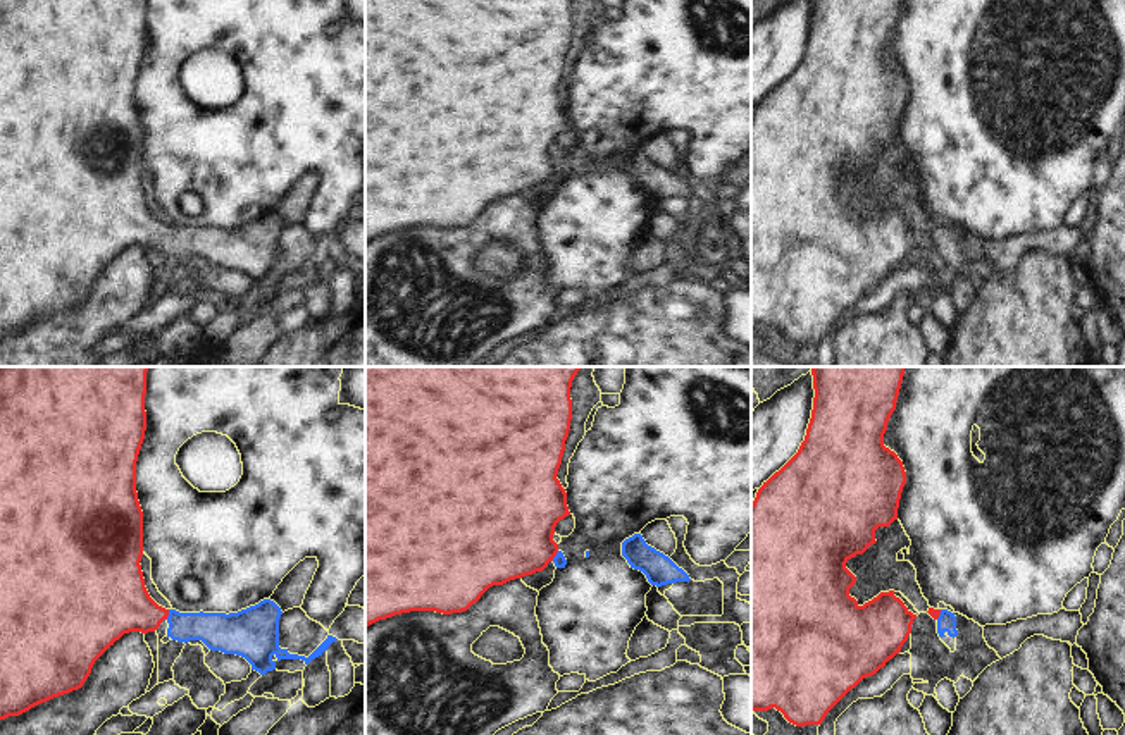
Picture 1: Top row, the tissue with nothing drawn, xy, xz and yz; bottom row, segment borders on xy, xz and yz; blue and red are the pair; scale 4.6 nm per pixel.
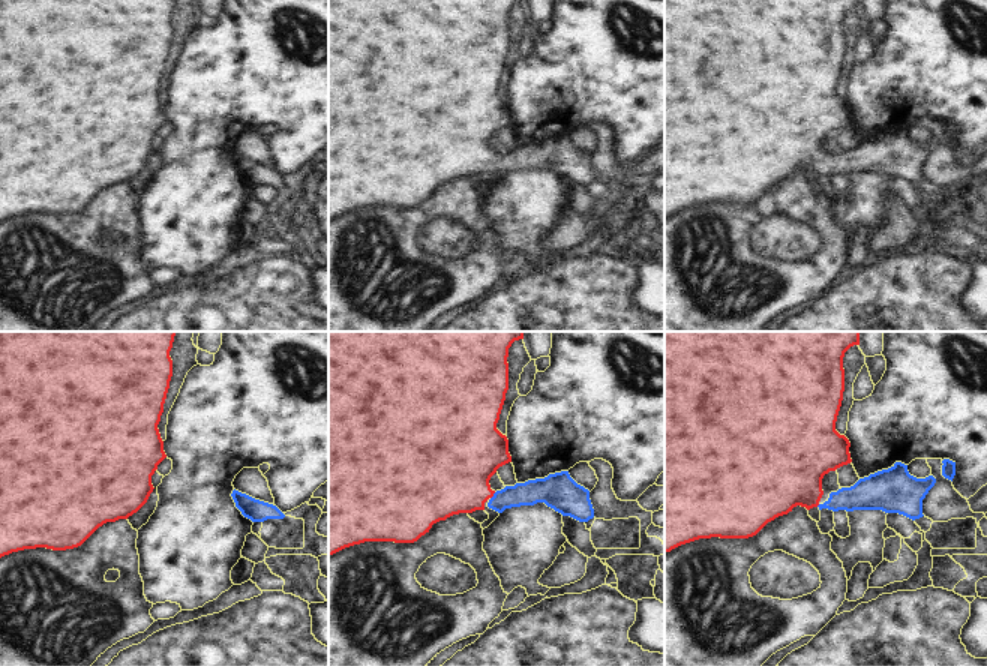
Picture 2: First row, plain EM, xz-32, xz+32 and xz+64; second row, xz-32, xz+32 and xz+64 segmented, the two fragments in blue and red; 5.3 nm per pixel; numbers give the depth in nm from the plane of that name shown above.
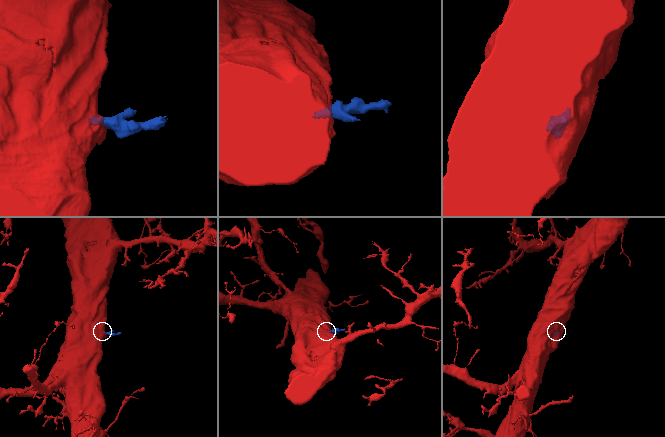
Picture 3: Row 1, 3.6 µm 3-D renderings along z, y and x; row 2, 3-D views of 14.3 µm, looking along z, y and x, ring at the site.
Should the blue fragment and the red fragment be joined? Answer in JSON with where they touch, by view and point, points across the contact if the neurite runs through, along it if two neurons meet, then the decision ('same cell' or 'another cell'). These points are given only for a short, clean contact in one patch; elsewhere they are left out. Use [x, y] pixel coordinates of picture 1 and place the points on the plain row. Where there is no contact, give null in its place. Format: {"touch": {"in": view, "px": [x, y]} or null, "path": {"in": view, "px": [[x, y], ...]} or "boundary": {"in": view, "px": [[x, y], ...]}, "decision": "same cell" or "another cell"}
{"touch": {"in": "xy", "px": [169, 229]}, "path": {"in": "xy", "px": [[217, 245], [183, 241], [169, 229], [143, 229], [118, 217]]}, "decision": "same cell"}

